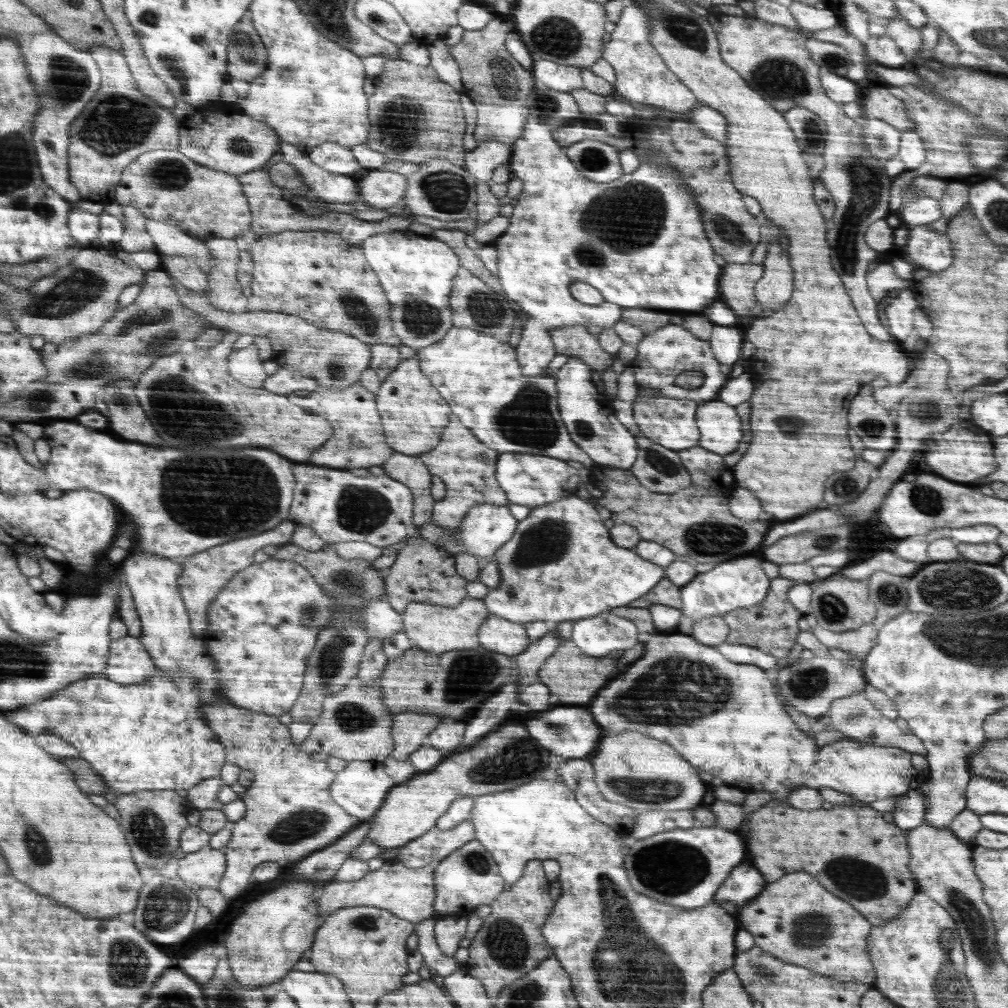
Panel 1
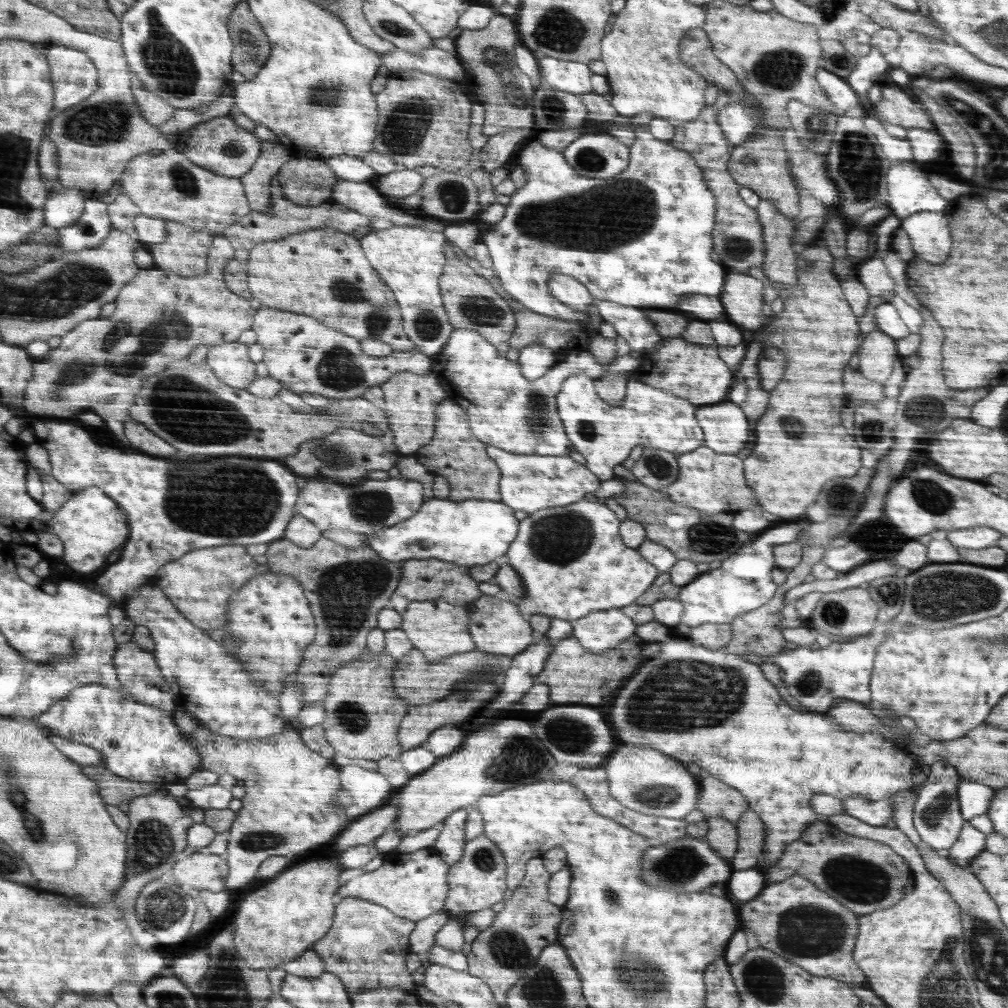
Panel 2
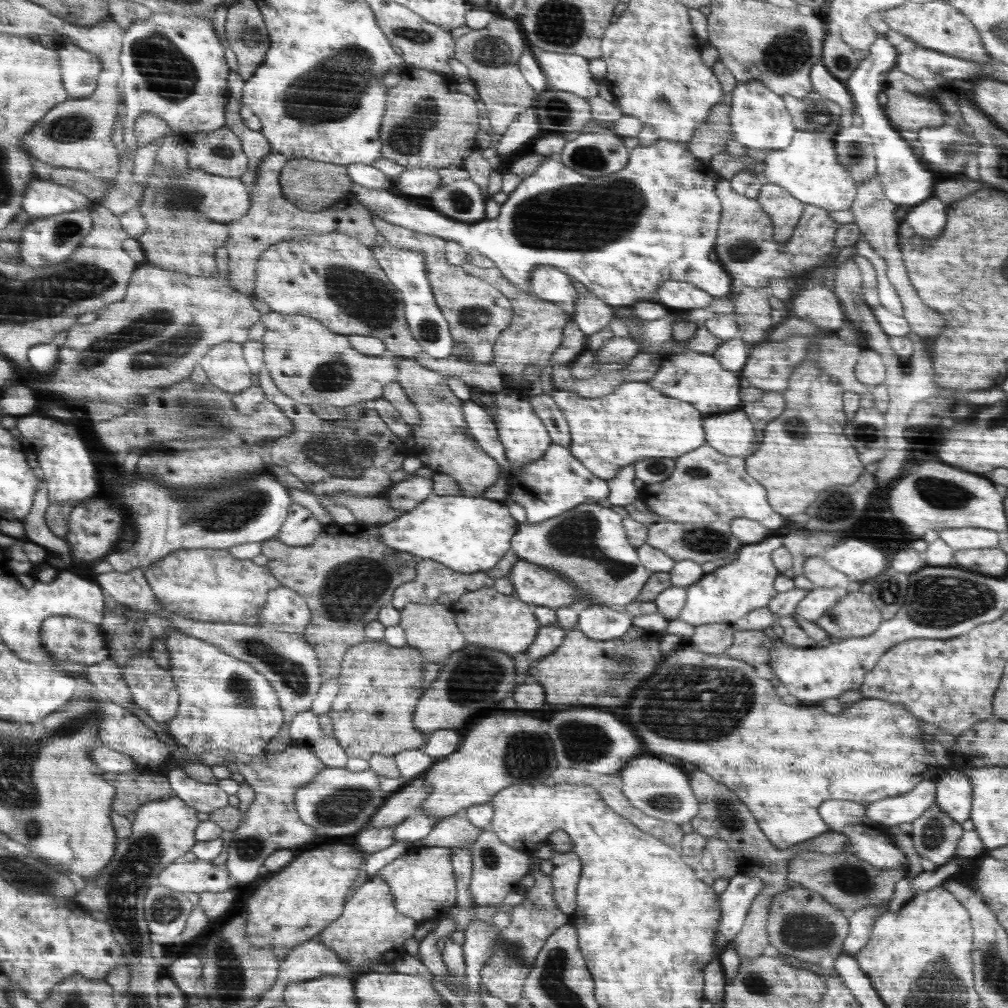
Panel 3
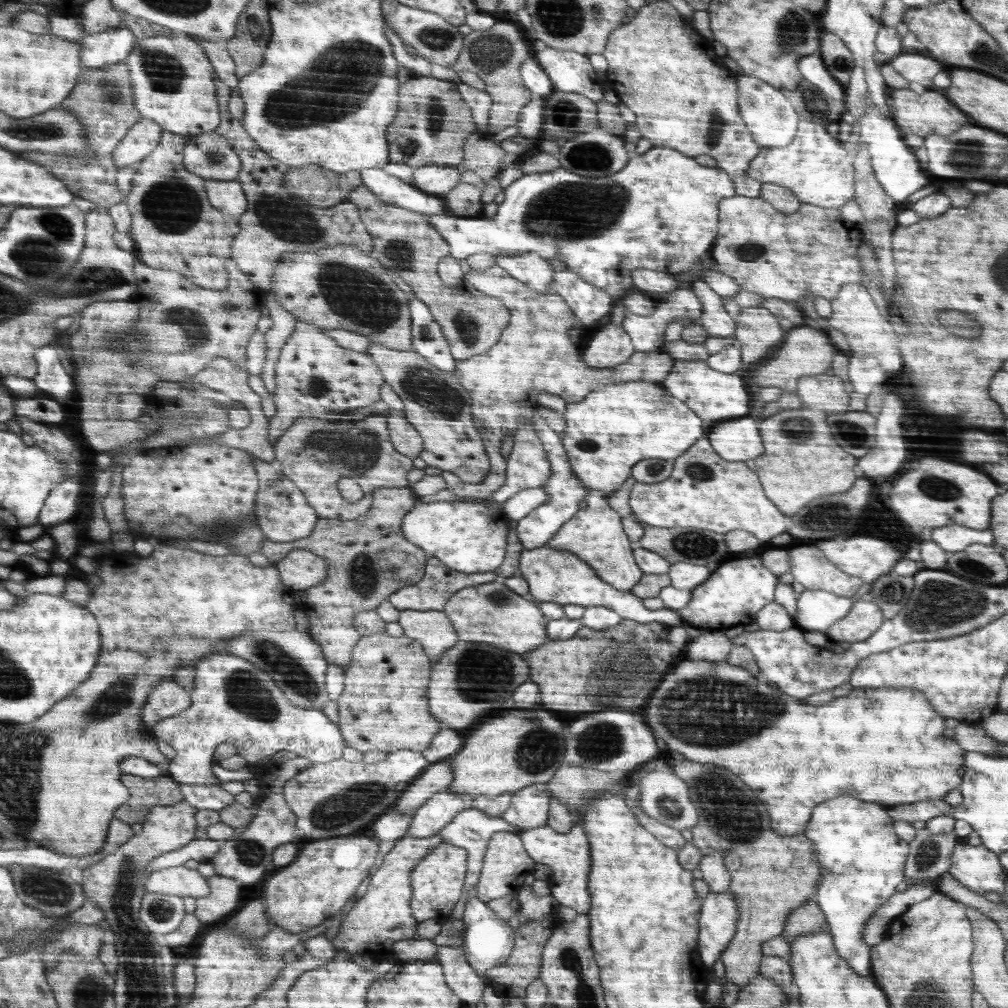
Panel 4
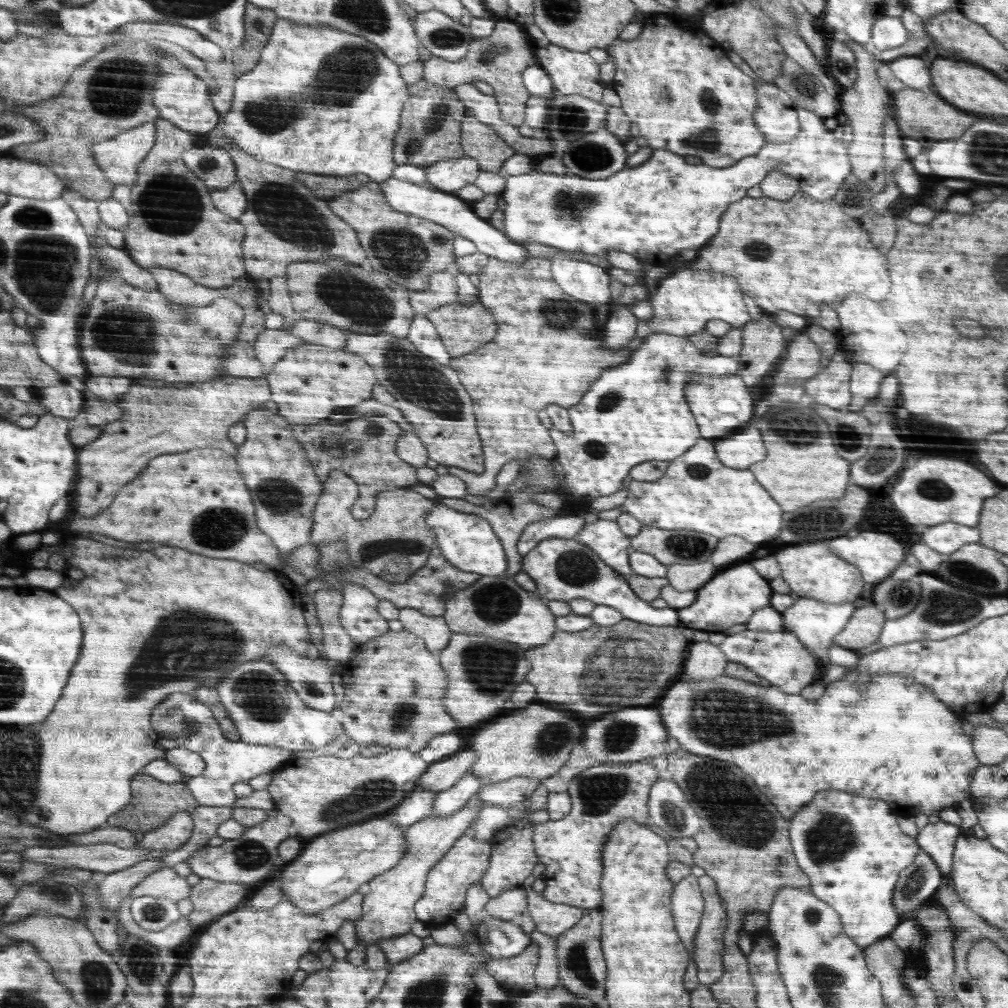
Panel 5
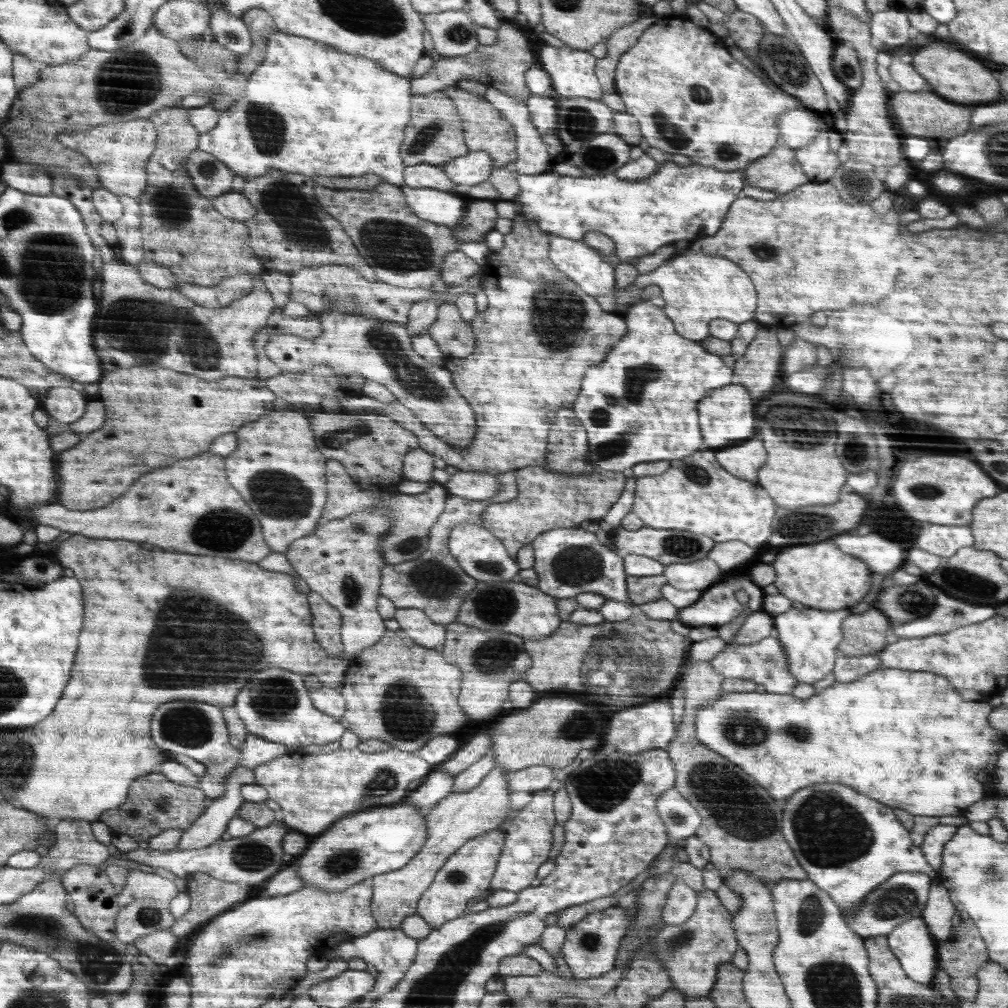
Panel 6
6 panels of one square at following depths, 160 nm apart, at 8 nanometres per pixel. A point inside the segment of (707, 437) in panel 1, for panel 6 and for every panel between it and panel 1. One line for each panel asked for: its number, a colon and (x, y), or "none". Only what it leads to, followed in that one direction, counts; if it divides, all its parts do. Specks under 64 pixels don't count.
2: (726, 426)
3: (731, 433)
4: (737, 440)
5: (738, 451)
6: (745, 460)

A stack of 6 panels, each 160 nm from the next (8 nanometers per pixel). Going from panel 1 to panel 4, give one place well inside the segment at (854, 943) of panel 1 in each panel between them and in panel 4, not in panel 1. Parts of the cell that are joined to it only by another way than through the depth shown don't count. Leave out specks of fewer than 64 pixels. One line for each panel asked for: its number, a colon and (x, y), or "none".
2: (796, 920)
3: (803, 925)
4: (808, 918)

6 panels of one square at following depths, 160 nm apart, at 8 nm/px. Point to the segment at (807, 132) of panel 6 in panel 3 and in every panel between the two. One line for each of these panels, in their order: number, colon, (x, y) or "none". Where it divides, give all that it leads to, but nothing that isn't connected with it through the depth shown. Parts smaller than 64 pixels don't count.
3: (759, 119)
4: (772, 123)
5: (779, 124)

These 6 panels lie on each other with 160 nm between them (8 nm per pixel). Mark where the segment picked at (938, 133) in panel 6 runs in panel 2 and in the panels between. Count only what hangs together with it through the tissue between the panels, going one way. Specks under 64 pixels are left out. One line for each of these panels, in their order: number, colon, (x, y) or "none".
2: (899, 108)
3: (908, 110)
4: (930, 113)
5: (922, 115)

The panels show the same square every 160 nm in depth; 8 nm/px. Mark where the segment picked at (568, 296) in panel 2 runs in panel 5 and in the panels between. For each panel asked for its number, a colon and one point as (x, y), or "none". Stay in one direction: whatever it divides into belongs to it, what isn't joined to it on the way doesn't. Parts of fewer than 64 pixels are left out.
3: (548, 283)
4: (533, 270)
5: (447, 209)

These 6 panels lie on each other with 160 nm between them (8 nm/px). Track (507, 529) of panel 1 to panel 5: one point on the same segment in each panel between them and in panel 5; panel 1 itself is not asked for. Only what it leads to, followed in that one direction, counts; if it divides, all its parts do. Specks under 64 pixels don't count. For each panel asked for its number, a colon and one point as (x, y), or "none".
2: (474, 532)
3: (469, 534)
4: (469, 537)
5: (468, 541)

